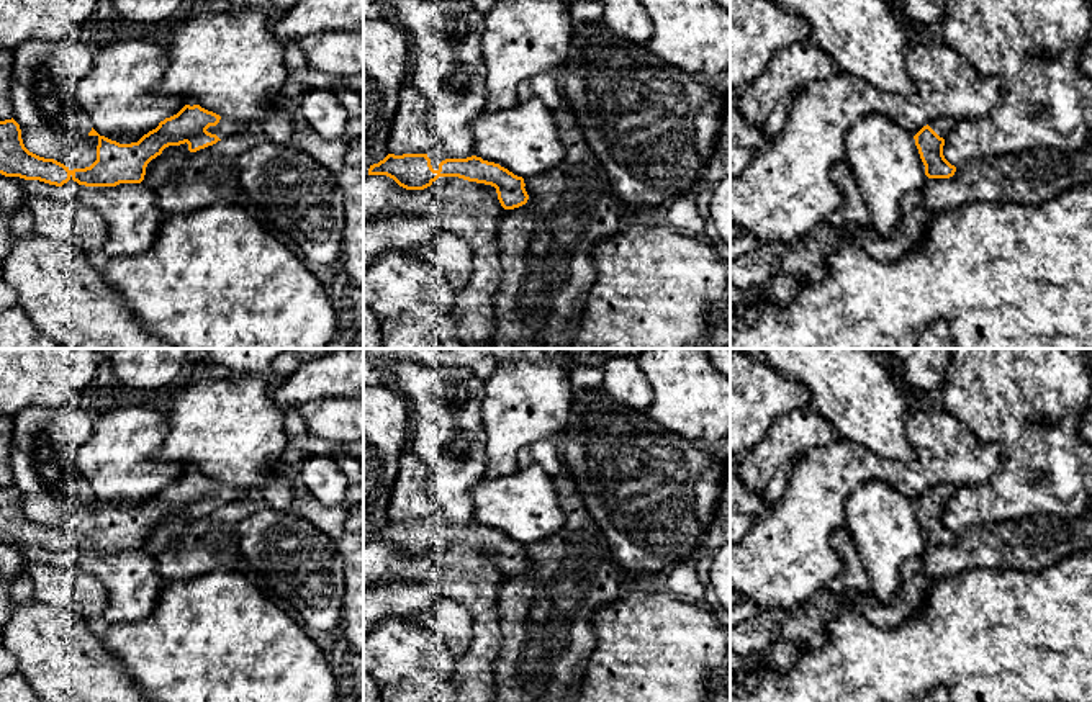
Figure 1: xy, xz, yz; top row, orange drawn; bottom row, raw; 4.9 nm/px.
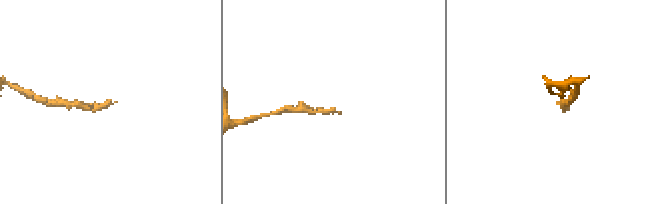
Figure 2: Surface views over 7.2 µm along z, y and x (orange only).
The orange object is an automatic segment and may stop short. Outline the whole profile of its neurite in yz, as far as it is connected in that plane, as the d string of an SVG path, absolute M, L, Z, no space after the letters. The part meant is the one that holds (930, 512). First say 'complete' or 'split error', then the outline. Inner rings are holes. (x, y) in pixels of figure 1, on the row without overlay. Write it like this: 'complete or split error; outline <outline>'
split error; outline M940 483L914 502L928 545L950 545L956 538L956 533L943 522L945 504L951 499L954 491L956 486Z

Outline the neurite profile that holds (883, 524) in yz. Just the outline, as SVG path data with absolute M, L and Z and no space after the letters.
M868 481L846 501L846 532L869 576L871 594L889 605L902 584L902 566L927 547L914 502L884 481Z

